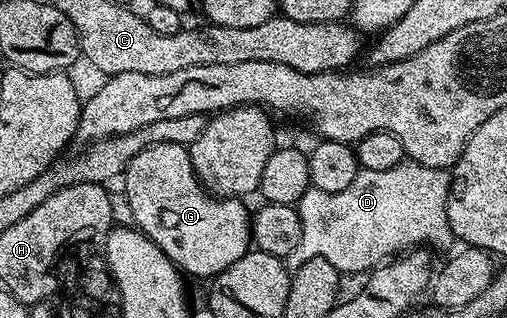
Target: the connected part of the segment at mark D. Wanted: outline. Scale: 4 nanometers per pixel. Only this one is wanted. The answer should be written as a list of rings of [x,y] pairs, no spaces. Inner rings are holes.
[[[411,159],[387,171],[360,169],[350,186],[340,192],[326,192],[309,186],[297,205],[302,221],[302,238],[298,247],[286,259],[289,270],[295,271],[308,259],[324,258],[341,274],[362,273],[375,268],[386,258],[419,247],[451,250],[456,238],[449,225],[448,199],[451,172],[426,167]]]

